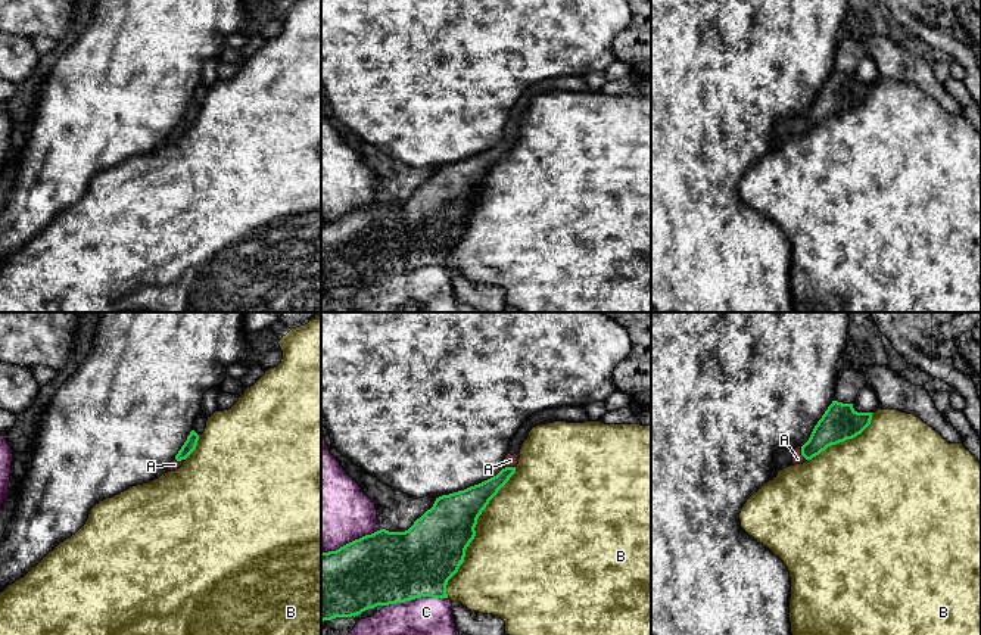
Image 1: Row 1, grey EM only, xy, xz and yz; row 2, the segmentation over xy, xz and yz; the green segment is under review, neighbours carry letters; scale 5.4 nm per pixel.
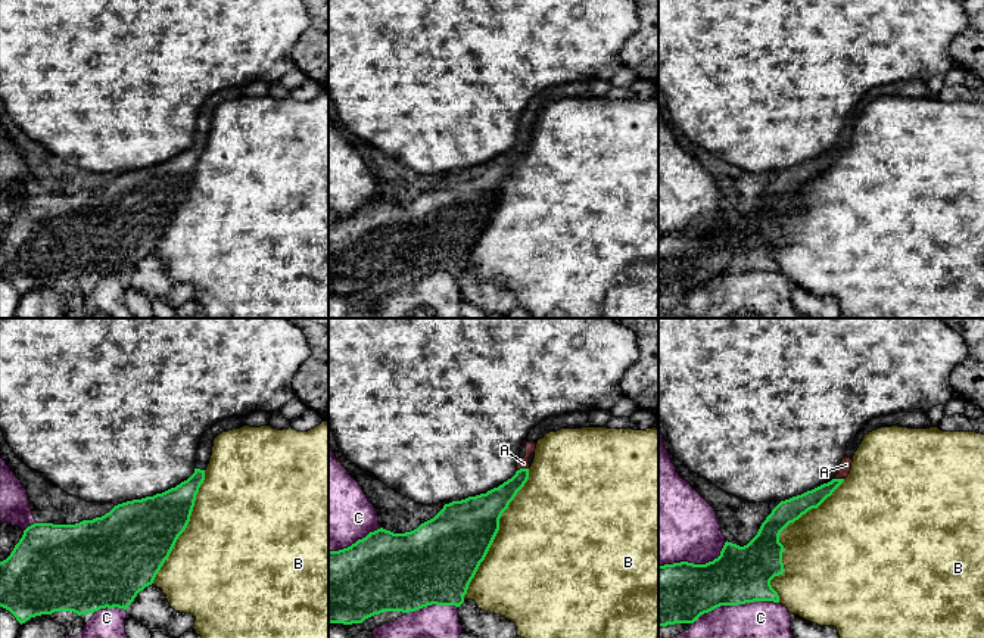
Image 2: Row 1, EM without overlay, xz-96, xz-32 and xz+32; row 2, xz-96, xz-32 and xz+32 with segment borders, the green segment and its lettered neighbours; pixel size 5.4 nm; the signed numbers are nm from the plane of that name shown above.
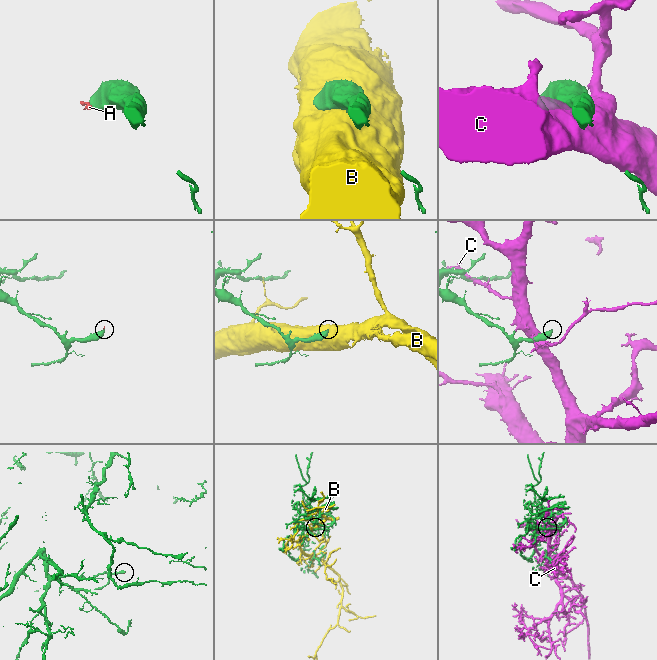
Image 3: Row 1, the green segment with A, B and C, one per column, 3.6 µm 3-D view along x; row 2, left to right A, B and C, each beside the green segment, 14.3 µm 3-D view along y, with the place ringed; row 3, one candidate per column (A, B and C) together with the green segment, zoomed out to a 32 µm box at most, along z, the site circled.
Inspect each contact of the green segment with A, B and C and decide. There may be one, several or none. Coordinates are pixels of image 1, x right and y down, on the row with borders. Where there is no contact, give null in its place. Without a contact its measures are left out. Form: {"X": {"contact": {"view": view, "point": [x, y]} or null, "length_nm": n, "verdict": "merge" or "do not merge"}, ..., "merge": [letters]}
{"A": {"contact": {"view": "yz", "point": [802, 454]}, "length_nm": 90, "verdict": "merge"}, "B": {"contact": {"view": "xz", "point": [475, 532]}, "length_nm": 800, "verdict": "do not merge"}, "C": {"contact": {"view": "xz", "point": [416, 597]}, "length_nm": 340, "verdict": "do not merge"}, "merge": ["A"]}

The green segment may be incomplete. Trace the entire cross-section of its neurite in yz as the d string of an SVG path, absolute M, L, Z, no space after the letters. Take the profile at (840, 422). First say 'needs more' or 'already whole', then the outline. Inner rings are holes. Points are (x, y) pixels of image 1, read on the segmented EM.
needs more; M832 401L803 446L779 449L775 454L775 469L784 470L791 464L803 464L828 446L856 438L871 424L872 414L857 413L853 404Z

